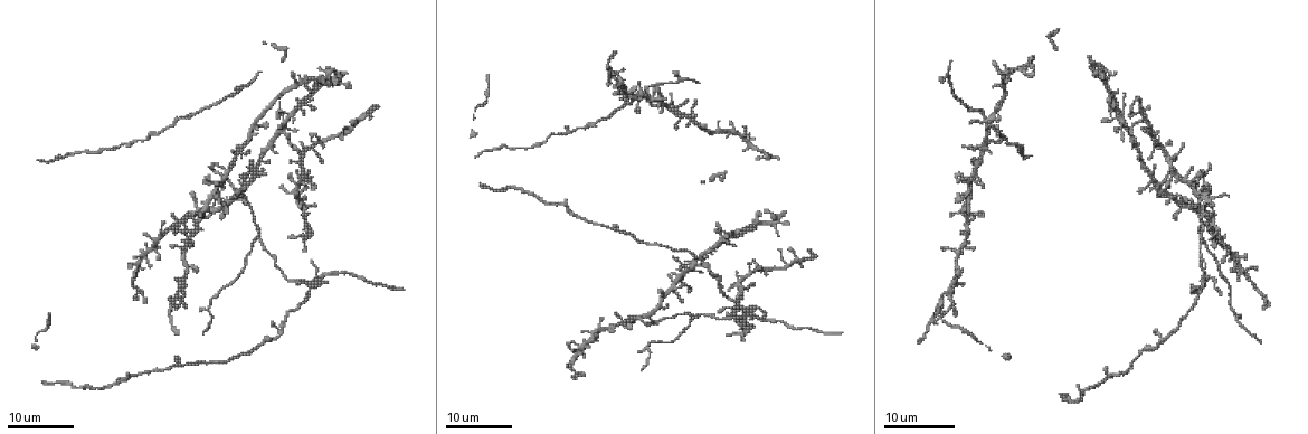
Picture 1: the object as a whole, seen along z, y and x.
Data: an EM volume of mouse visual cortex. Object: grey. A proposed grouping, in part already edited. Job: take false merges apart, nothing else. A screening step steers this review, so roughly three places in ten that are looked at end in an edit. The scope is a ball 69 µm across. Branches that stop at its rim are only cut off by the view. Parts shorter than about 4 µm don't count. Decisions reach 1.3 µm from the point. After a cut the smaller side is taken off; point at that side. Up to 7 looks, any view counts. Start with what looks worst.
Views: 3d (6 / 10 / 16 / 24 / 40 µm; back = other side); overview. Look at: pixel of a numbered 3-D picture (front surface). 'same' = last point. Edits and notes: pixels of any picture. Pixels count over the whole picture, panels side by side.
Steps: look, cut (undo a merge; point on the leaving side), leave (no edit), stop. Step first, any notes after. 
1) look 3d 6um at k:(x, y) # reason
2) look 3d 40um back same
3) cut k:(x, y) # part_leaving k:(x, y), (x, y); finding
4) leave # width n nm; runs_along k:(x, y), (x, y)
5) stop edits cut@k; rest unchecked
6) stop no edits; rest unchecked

look 3d 16um at 1:(311, 280) # four arms meet

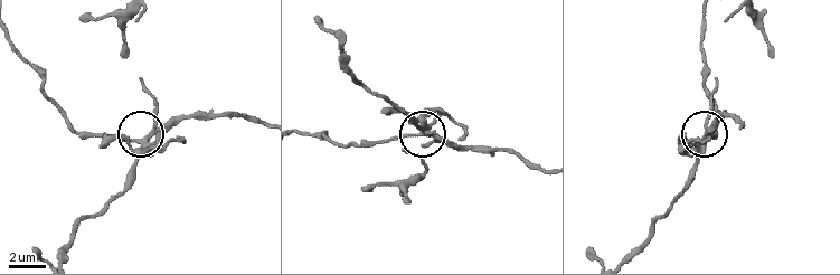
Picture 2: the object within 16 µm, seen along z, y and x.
look 3d 10um at 2:(150, 139)

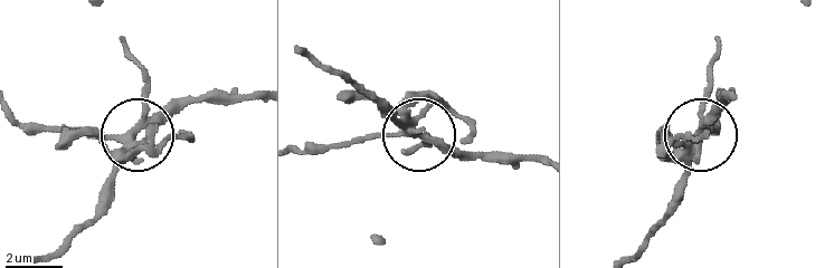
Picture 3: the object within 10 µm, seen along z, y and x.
look 3d 10um back at 3:(134, 134) # from behind

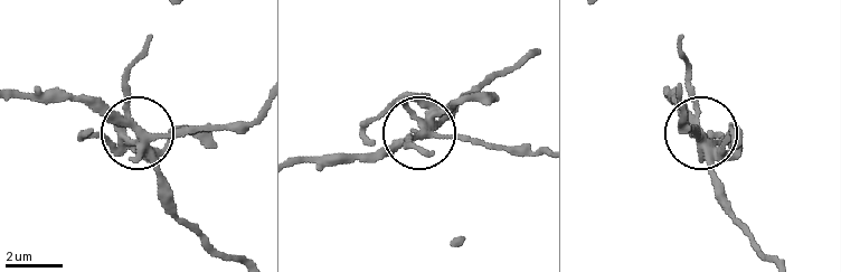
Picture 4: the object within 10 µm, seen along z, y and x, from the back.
cut 4:(454, 104) # side_arm 16 um; part_leaving 4:(423, 131), (525, 58); two cells meet here

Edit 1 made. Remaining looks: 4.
look 3d 16um at 1:(686, 313) # arms part here

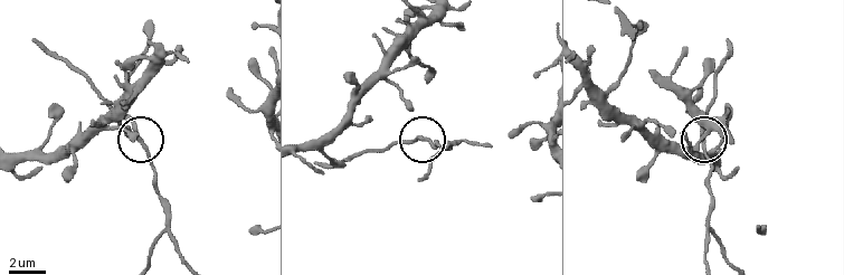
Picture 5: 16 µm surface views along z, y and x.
look 3d 6um at 5:(417, 137)

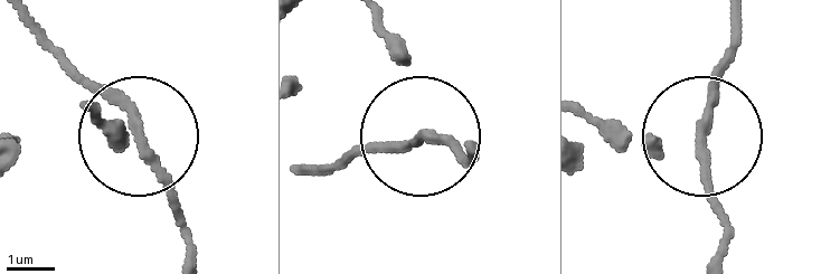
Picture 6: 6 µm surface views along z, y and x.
look 3d 6um back at 6:(426, 137)

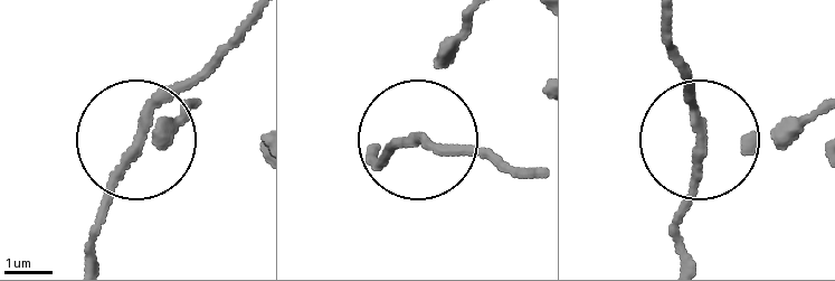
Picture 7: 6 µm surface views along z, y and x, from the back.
leave # side_arm 8 um; runs_along 7:(810, 115), (702, 131), (679, 47); all the same cell

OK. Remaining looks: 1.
stop edits cut@4; rest unchecked

